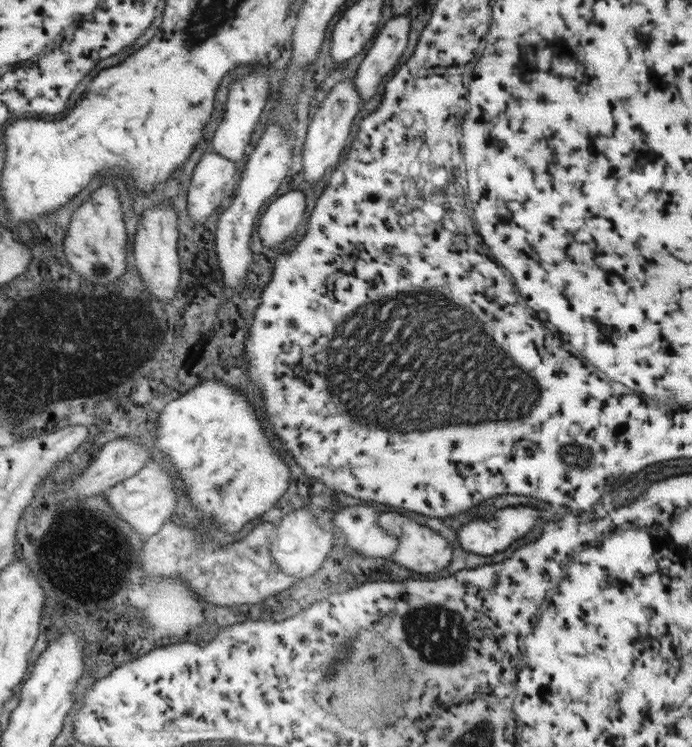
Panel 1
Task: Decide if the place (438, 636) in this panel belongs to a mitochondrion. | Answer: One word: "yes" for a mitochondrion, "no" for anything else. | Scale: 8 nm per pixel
yes

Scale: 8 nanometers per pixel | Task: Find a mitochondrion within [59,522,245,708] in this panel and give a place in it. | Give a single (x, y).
(122, 564)

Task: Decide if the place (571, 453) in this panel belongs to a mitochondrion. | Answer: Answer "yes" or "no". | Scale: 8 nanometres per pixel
yes

